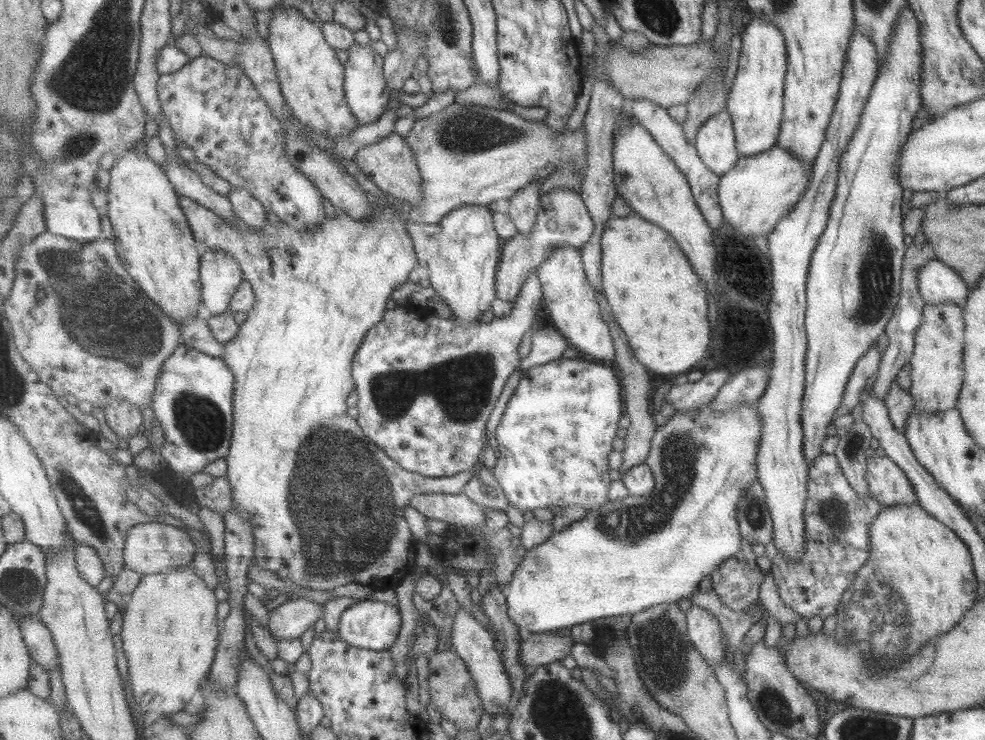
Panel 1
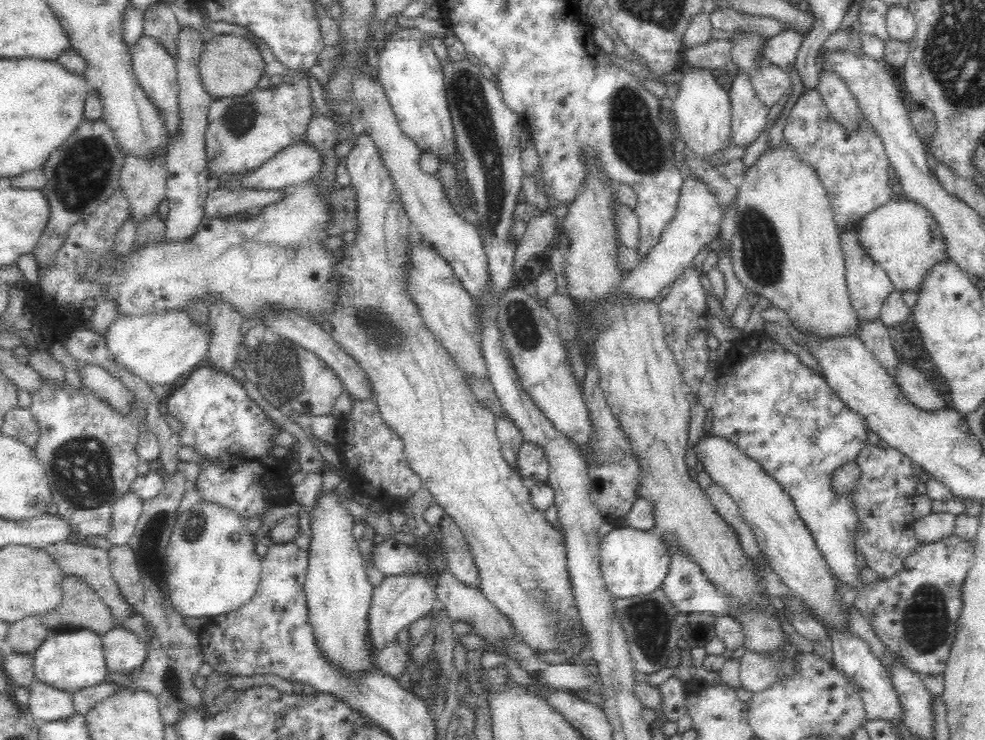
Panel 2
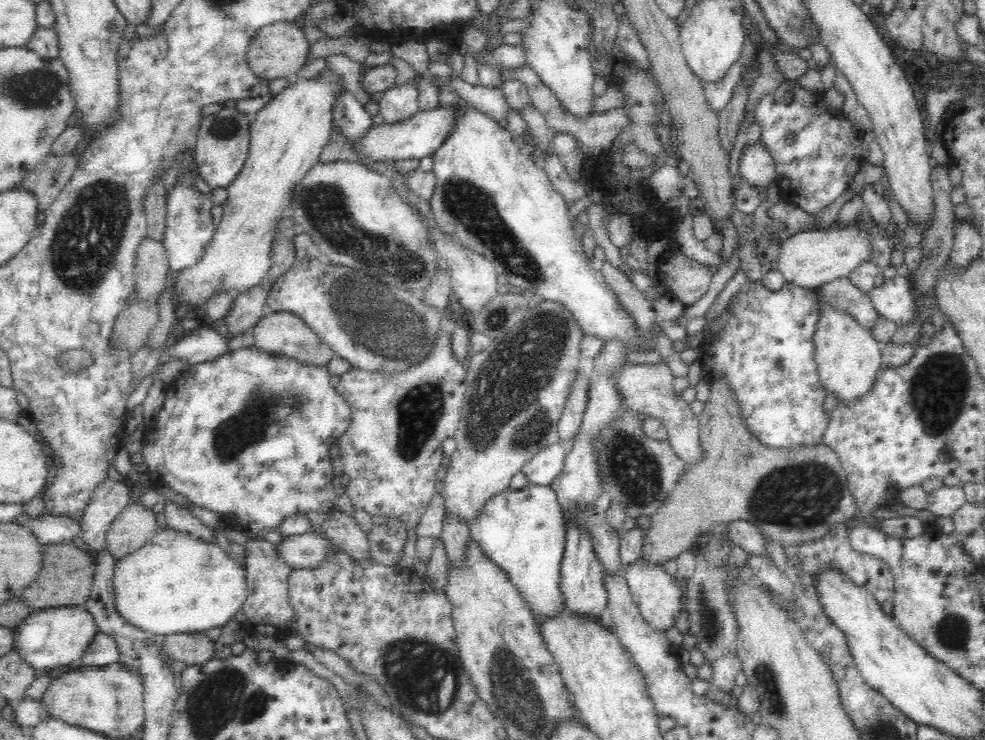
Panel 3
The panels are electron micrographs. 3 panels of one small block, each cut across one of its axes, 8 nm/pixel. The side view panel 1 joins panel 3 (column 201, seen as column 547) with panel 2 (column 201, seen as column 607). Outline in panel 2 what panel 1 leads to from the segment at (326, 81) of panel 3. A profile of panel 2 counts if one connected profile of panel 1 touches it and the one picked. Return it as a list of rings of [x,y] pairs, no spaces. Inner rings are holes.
[[[162,310],[138,316],[122,314],[111,323],[105,337],[109,357],[122,363],[135,376],[146,380],[151,388],[158,384],[170,390],[192,369],[204,363],[212,330],[210,324],[196,323],[183,310]]]

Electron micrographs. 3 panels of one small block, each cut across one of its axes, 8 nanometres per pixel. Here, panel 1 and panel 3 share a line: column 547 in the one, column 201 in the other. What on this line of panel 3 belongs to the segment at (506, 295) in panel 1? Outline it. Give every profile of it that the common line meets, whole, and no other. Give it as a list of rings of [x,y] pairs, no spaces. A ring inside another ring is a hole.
[[[176,184],[173,191],[167,196],[166,226],[161,242],[165,247],[174,275],[196,267],[204,259],[216,232],[210,214],[212,207],[209,195],[202,194],[197,189],[184,190],[179,187],[179,184]]]

